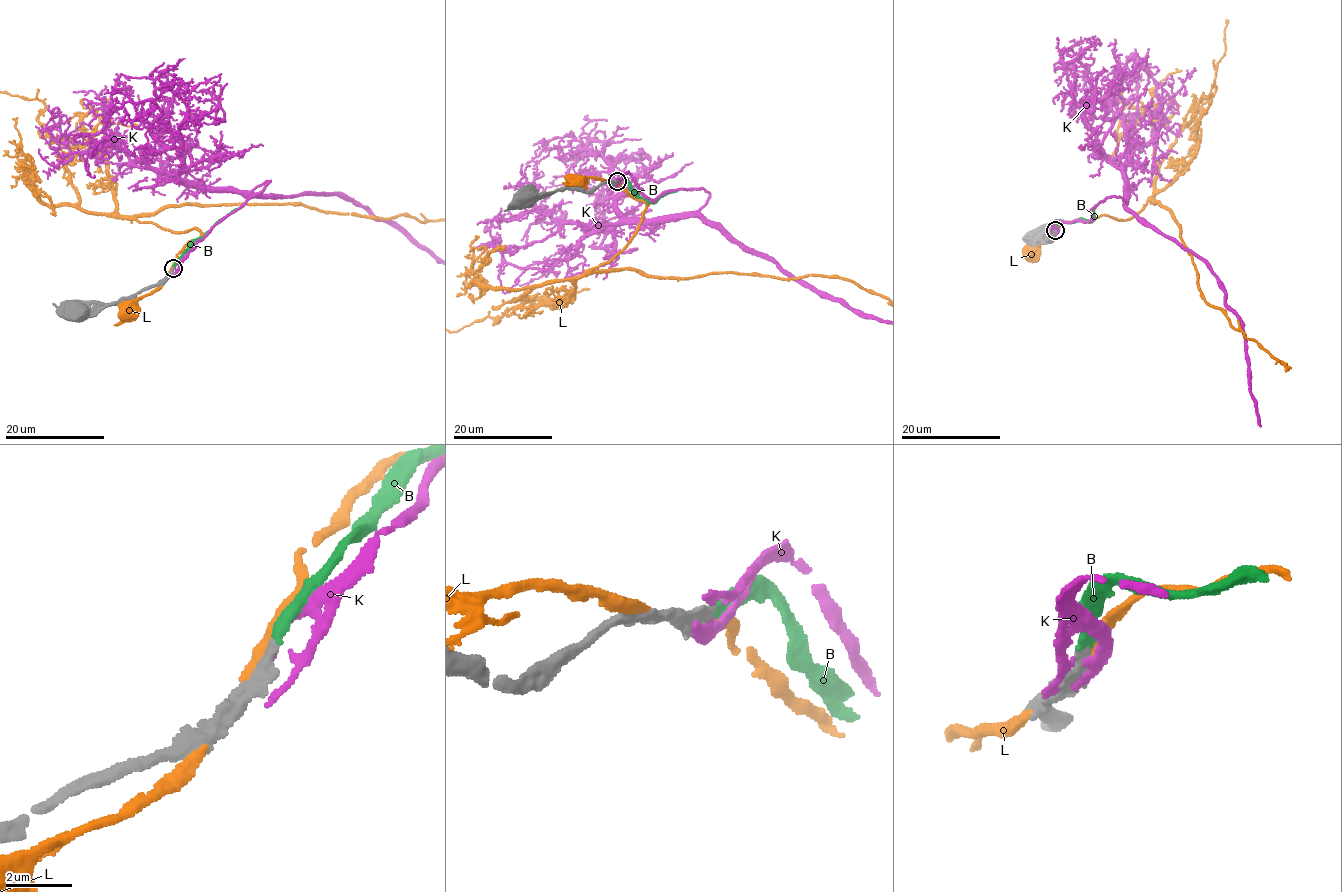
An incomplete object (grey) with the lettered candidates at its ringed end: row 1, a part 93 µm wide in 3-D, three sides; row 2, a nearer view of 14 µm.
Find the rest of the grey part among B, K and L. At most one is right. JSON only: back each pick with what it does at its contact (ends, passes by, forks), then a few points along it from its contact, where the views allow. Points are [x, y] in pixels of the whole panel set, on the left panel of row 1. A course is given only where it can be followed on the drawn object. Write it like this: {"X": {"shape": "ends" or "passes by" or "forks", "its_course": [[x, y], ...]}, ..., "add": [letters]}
{"B": {"shape": "ends", "its_course": [[173, 267], [193, 242], [201, 239], [218, 221], [238, 208]]}, "add": ["B"]}

